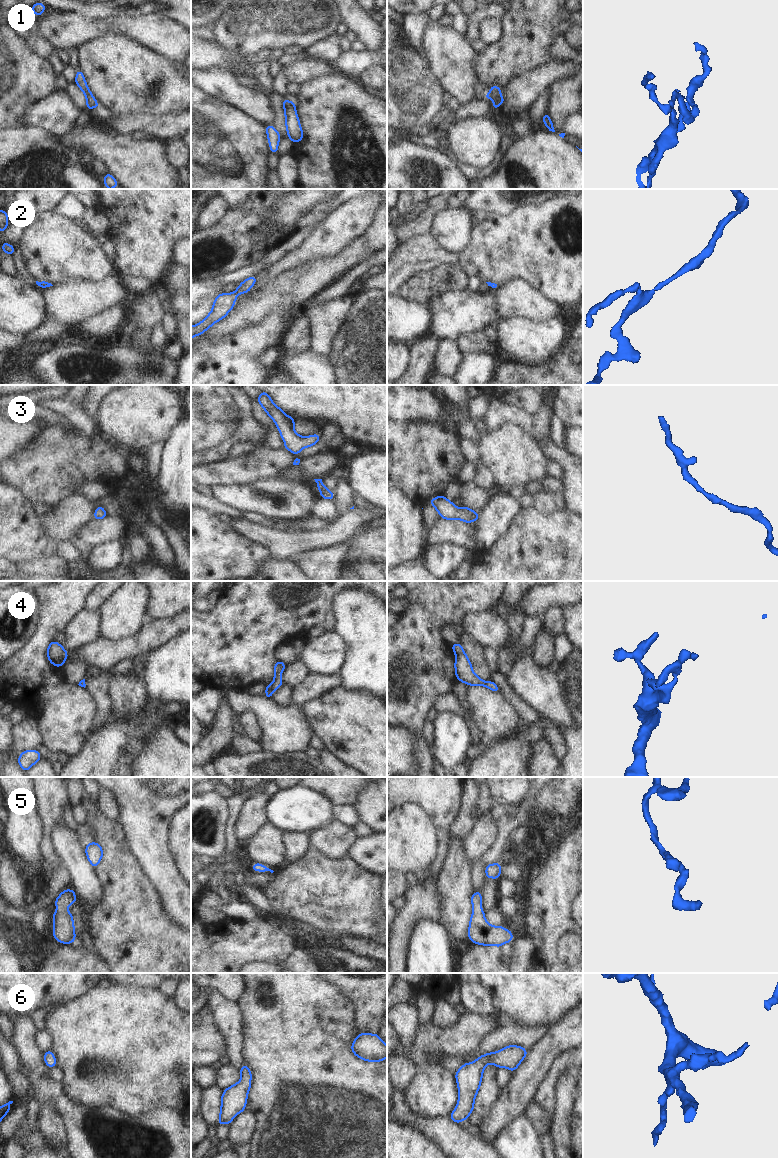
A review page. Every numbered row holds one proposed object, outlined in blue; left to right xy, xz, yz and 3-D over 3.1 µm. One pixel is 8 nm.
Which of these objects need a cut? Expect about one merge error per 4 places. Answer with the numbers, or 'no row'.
no row

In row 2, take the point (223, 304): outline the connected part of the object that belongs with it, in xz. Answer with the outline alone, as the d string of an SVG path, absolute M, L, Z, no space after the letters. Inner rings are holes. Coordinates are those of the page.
M255 276L249 277L240 283L235 292L219 294L214 300L212 311L203 321L191 326L191 339L203 334L207 329L211 328L214 323L226 317L226 315L233 309L234 303L237 300L237 295L249 292L256 281L257 278Z

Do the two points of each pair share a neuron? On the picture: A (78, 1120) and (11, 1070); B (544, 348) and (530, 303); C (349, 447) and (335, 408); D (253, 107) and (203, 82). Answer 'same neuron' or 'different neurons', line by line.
A: different neurons
B: different neurons
C: different neurons
D: same neuron

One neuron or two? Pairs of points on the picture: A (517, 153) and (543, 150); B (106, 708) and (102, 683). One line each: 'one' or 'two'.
A: one
B: one

